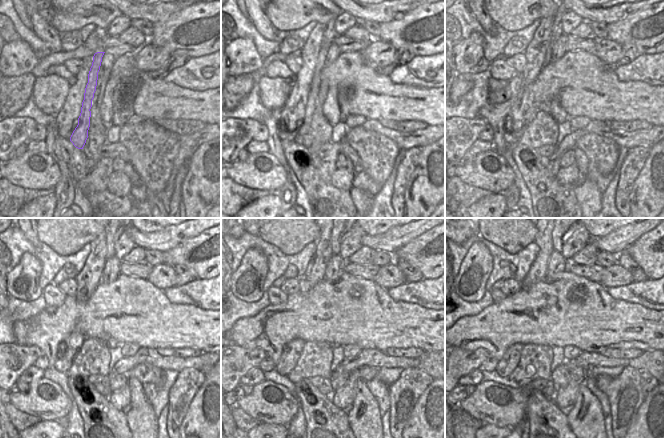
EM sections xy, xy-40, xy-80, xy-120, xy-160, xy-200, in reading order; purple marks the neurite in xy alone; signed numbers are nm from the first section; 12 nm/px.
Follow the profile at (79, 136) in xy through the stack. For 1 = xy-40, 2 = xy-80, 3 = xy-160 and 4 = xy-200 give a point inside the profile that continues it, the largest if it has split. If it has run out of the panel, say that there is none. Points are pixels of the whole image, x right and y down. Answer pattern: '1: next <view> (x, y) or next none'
1: next xy-40 (329, 35)
2: next xy-80 (557, 19)
3: next xy-160 (336, 238)
4: next xy-200 (558, 238)

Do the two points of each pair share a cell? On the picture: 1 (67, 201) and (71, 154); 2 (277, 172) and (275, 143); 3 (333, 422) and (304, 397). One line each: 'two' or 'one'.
1: two
2: two
3: one

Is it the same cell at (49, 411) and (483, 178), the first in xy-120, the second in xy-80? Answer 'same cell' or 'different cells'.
same cell

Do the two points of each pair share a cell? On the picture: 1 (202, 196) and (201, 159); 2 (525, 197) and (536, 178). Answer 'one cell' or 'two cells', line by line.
1: one cell
2: two cells

